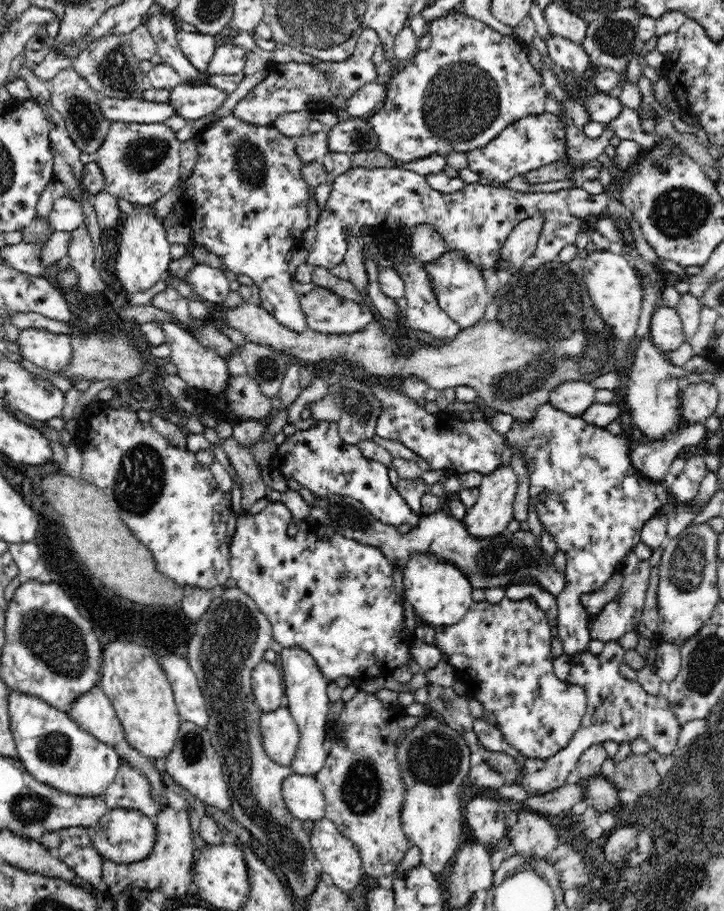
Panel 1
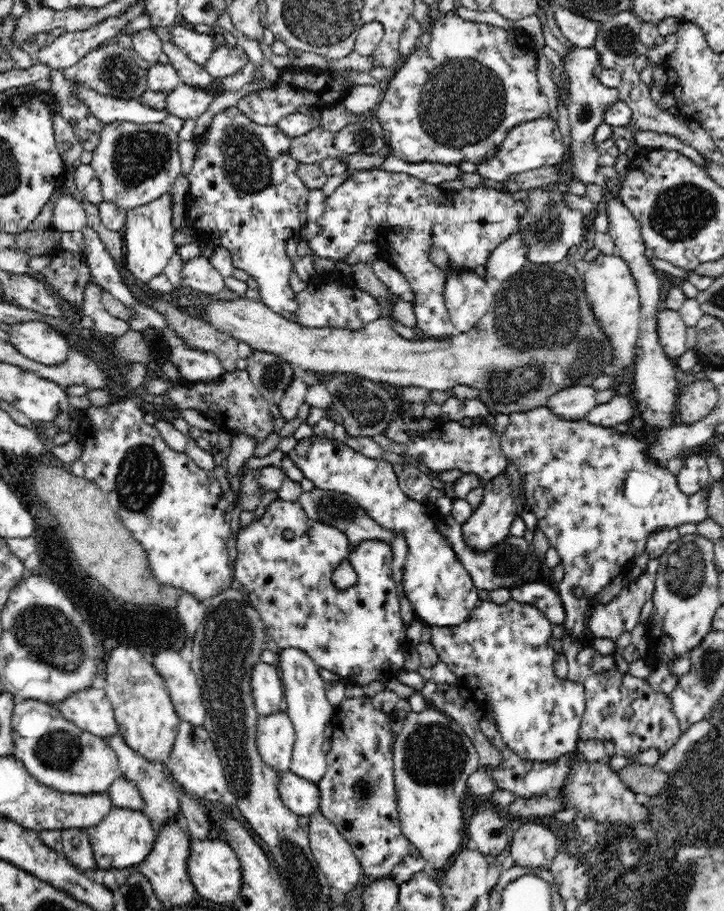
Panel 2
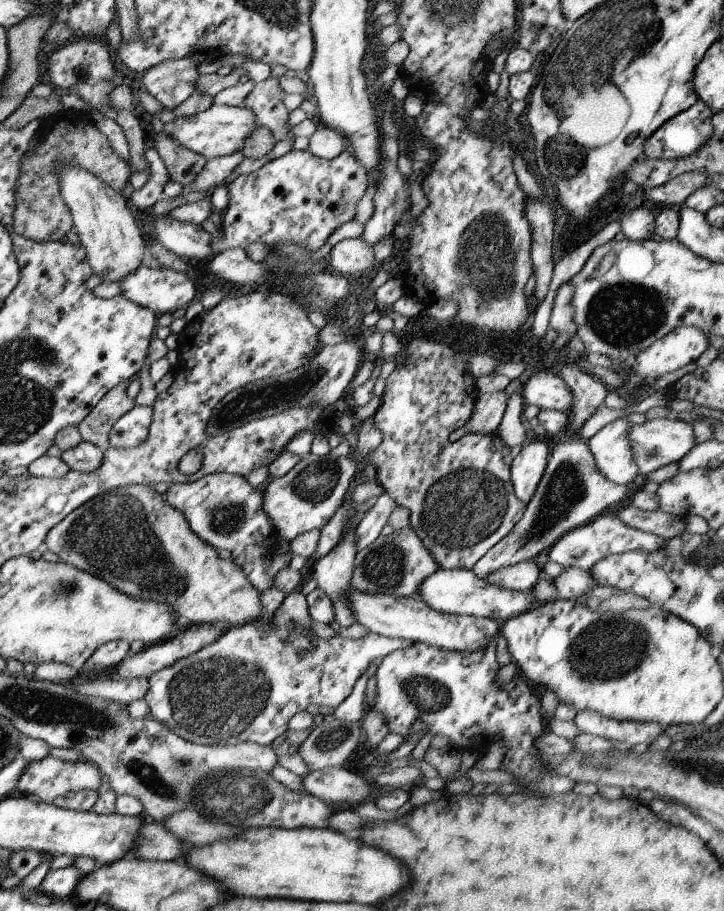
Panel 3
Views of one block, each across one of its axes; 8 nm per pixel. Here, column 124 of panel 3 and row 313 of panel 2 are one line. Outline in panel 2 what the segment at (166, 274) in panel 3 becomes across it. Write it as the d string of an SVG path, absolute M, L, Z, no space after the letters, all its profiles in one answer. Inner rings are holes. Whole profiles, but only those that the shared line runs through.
M226 108L224 112L212 118L208 130L196 138L198 152L188 172L190 188L186 198L186 214L188 226L200 234L202 240L212 242L216 248L226 248L232 254L234 268L248 272L260 288L262 302L272 308L278 316L286 320L298 322L296 316L296 292L292 292L288 278L294 272L294 262L286 254L288 240L300 240L300 230L304 228L308 214L306 202L310 196L310 188L296 174L298 164L290 154L290 136L286 136L278 126L262 126L252 122L240 108Z

